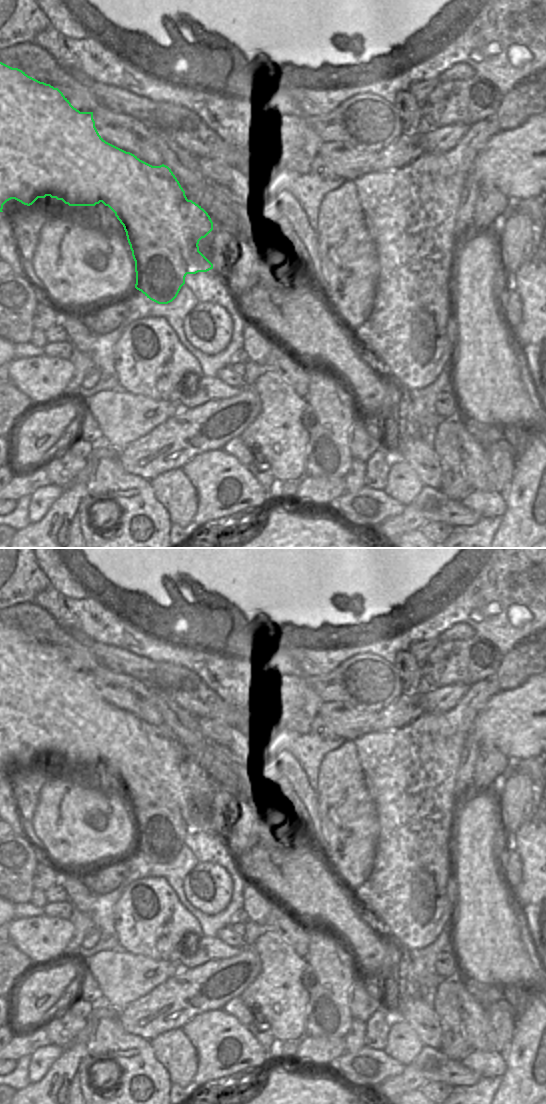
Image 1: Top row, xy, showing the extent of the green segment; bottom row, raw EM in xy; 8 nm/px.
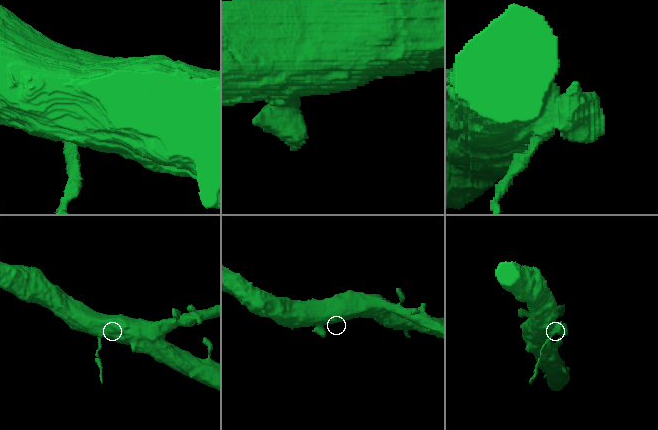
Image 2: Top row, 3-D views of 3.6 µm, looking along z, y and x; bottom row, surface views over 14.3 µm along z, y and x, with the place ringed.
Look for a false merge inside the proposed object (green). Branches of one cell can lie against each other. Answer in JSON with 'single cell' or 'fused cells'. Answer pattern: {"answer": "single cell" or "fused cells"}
{"answer": "fused cells"}

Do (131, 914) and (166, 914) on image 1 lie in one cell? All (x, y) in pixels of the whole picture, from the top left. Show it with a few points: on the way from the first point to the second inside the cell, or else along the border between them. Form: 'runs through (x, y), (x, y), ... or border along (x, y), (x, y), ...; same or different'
runs through (140, 918), (143, 920), (157, 920); same

